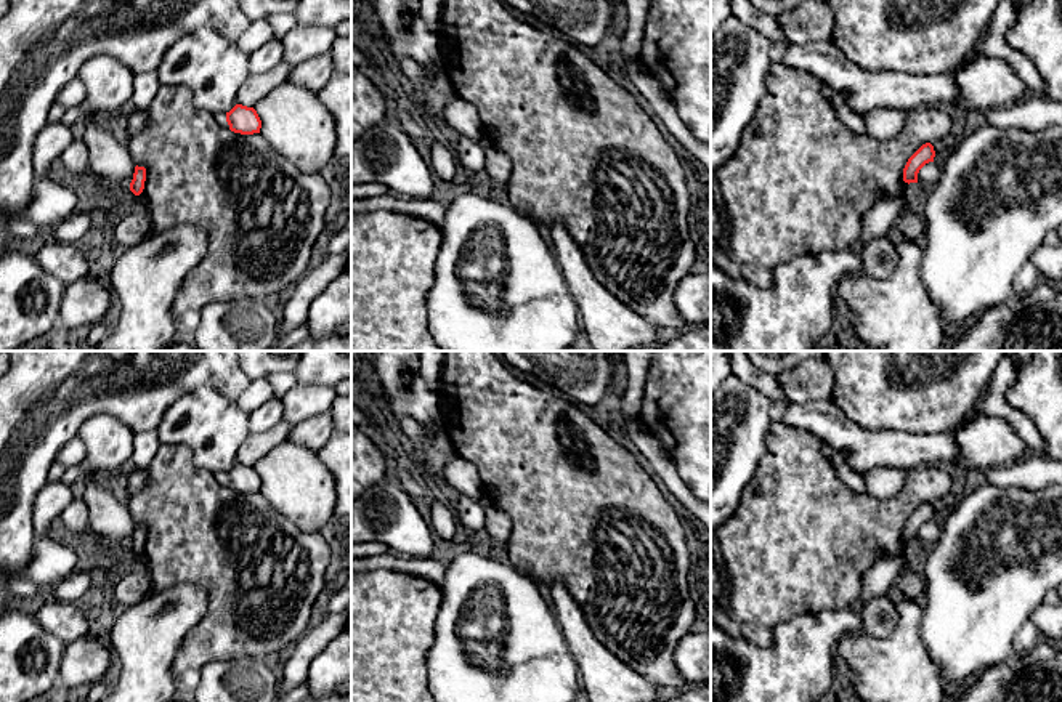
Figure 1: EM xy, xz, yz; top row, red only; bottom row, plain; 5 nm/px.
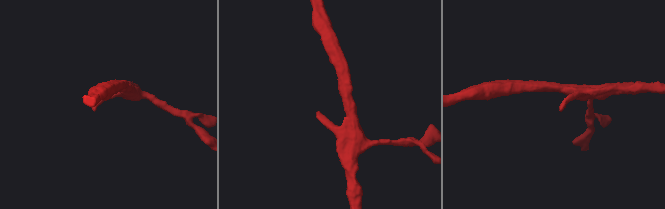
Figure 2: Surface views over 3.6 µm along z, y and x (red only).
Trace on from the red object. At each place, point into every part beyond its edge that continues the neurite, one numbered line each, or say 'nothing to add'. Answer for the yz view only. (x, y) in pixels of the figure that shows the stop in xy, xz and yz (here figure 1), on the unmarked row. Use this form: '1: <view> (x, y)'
nothing to add

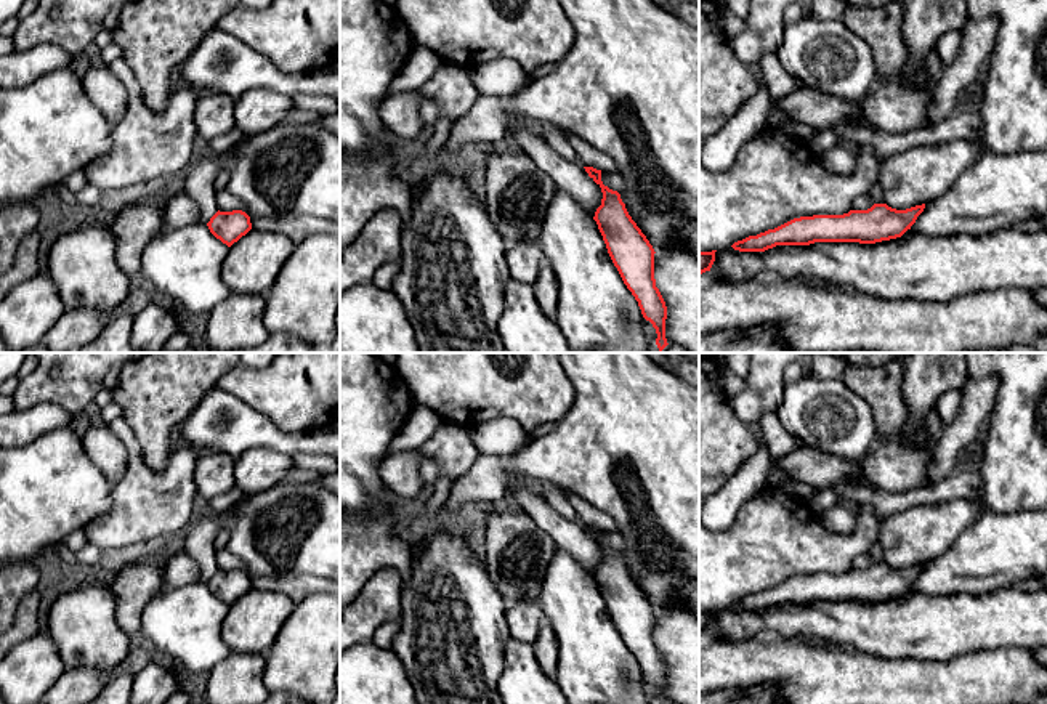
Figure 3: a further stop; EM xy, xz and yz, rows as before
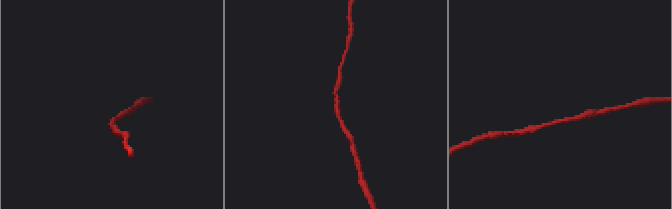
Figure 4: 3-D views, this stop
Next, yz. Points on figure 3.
1: yz (804, 674)

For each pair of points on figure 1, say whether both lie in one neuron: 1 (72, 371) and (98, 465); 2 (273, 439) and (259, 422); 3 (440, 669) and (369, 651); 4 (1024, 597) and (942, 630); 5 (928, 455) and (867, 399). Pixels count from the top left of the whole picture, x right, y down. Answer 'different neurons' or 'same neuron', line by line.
1: different neurons
2: different neurons
3: different neurons
4: same neuron
5: different neurons

